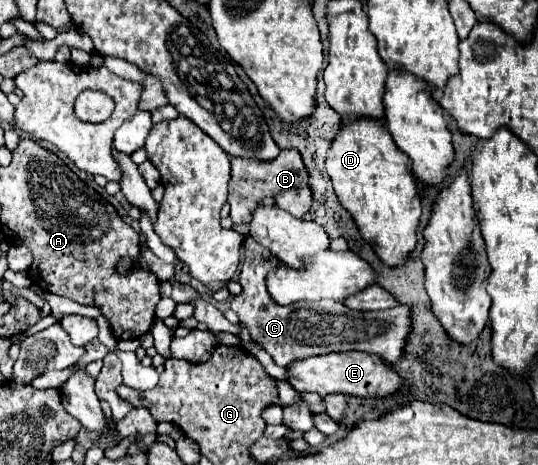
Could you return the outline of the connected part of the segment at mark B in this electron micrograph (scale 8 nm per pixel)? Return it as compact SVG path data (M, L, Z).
M296 148L280 150L278 158L262 162L248 158L232 158L232 180L230 180L230 196L228 202L232 206L230 218L234 224L250 224L252 212L262 204L264 198L274 198L278 208L284 208L296 218L302 218L312 208L312 188L308 184L310 176L304 168L300 152Z

